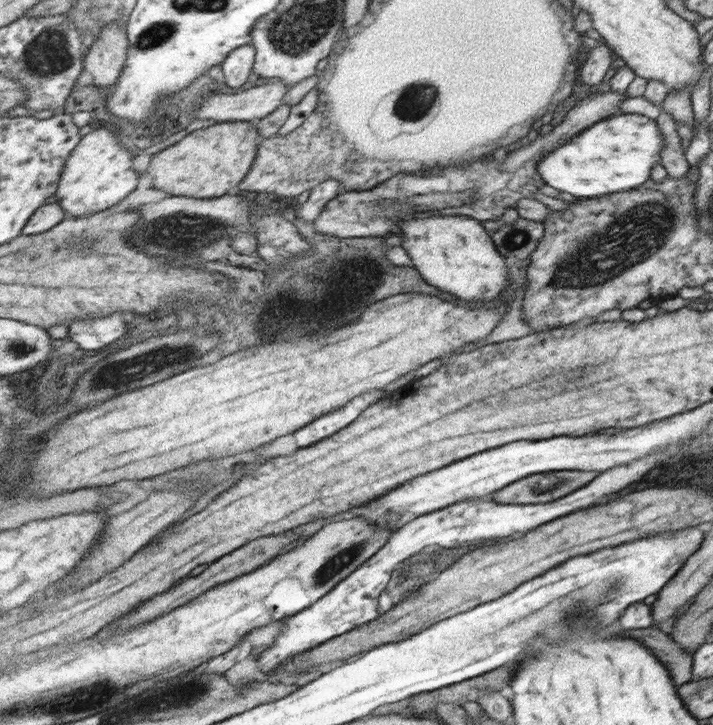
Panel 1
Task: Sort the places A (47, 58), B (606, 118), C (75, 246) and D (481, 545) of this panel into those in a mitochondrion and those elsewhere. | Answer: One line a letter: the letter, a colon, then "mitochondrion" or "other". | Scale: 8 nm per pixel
A: mitochondrion
B: other
C: mitochondrion
D: other

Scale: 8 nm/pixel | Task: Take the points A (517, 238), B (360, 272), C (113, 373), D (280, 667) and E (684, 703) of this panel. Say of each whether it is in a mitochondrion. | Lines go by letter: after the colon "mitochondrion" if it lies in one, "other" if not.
A: mitochondrion
B: mitochondrion
C: mitochondrion
D: other
E: other

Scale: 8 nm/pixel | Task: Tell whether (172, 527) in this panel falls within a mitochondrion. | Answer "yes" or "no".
no

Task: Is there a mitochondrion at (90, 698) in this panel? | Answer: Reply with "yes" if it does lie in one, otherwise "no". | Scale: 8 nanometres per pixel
yes

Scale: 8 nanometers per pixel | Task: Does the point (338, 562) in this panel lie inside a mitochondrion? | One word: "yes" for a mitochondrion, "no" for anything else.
yes

